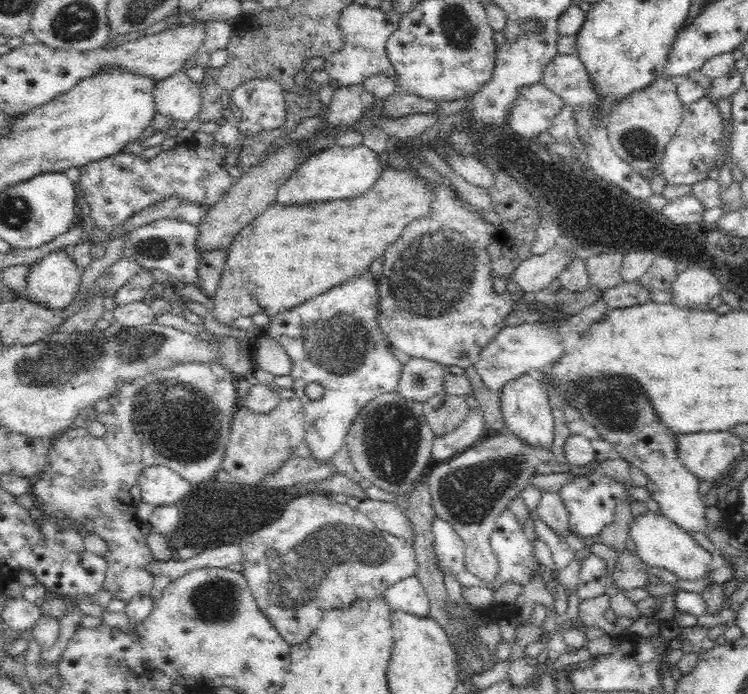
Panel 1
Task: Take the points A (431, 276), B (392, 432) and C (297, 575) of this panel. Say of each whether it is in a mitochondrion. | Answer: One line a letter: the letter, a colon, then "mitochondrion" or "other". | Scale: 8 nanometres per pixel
A: mitochondrion
B: mitochondrion
C: mitochondrion

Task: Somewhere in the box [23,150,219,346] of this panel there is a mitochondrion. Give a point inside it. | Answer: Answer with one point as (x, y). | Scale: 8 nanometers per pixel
(153, 247)

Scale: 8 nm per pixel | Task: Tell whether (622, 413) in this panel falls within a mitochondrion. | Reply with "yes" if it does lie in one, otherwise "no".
yes

